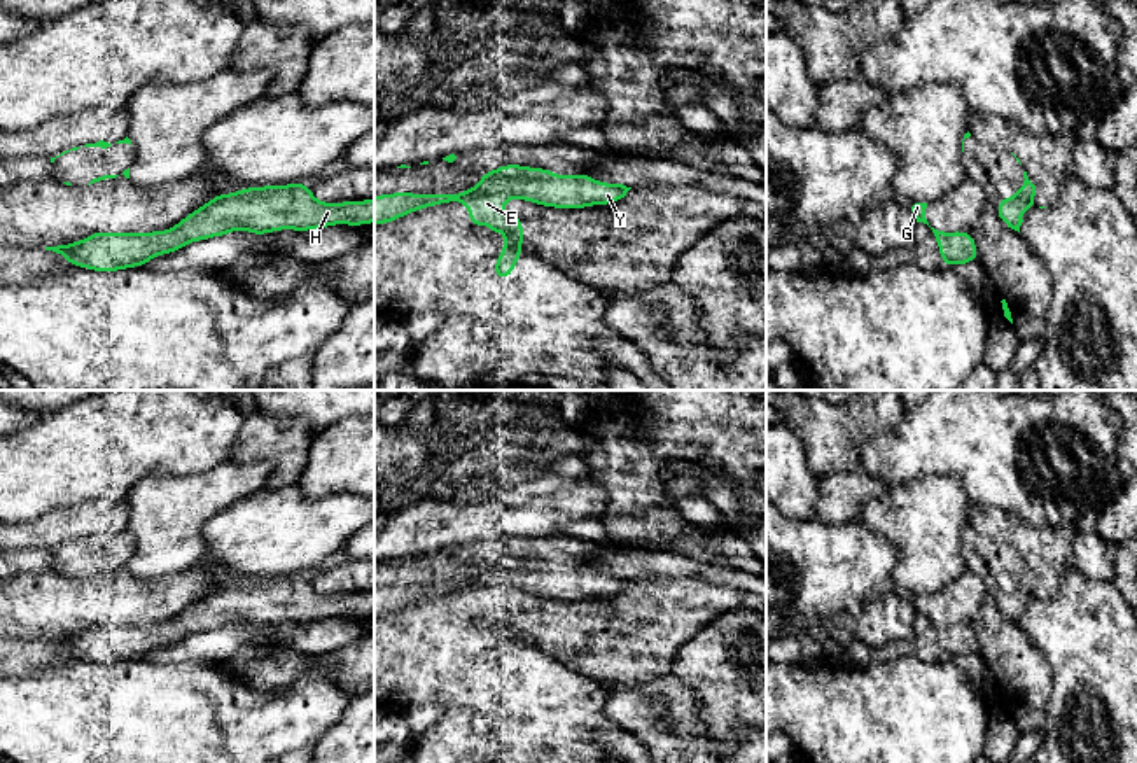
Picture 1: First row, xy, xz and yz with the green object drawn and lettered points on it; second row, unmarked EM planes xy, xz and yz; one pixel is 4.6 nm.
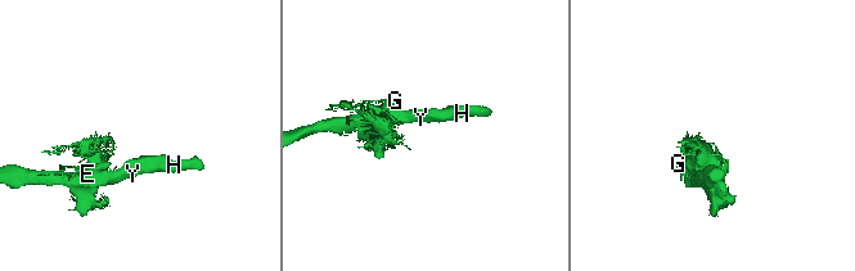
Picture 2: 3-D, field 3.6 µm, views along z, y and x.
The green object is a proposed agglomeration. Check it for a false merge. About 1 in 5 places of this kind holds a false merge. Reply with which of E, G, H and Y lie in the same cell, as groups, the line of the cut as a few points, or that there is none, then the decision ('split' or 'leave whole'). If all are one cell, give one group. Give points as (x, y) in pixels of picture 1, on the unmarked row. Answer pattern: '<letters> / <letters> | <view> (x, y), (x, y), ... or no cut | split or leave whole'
E G H Y | no cut | leave whole

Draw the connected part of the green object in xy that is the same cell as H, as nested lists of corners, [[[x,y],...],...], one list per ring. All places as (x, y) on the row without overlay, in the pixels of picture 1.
[[[308,574],[285,578],[243,579],[229,586],[219,584],[192,602],[177,618],[164,623],[96,623],[80,634],[45,639],[66,654],[114,665],[133,658],[145,660],[152,649],[180,642],[187,635],[226,628],[236,621],[268,626],[280,621],[311,623],[327,618],[364,618],[374,614],[374,590],[362,593],[318,593]]]

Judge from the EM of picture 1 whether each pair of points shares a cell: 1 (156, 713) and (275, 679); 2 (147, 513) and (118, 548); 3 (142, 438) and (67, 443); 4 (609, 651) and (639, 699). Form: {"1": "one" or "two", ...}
{"1": "two", "2": "two", "3": "one", "4": "two"}

